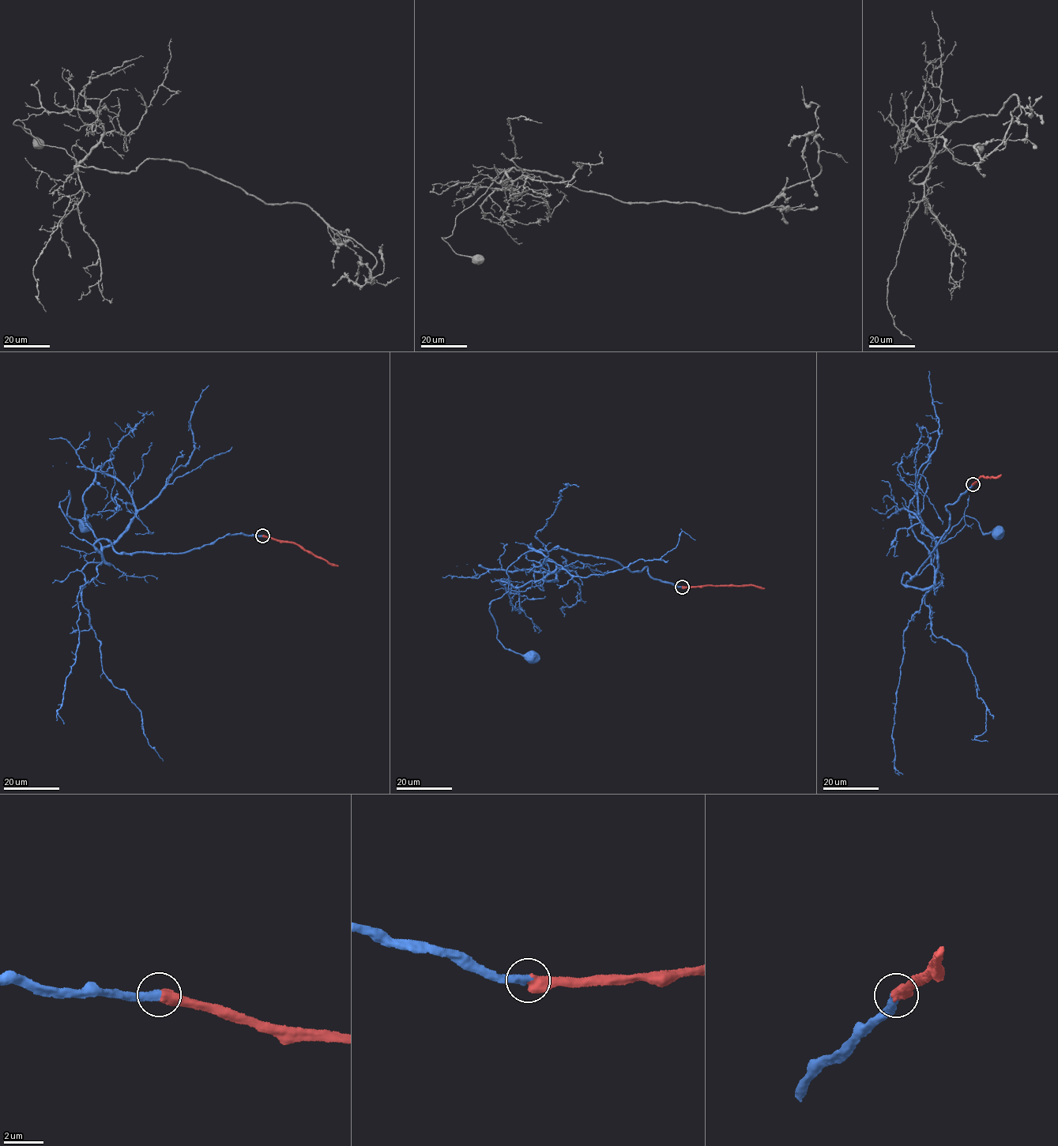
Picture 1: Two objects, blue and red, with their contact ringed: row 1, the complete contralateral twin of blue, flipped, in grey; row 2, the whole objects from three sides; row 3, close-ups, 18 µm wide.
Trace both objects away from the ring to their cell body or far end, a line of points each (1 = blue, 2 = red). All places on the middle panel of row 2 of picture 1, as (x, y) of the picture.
1: (682, 587), (647, 567), (630, 572), (528, 546), (489, 608), (498, 641), (528, 658)
2: (682, 587), (752, 585), (764, 589)

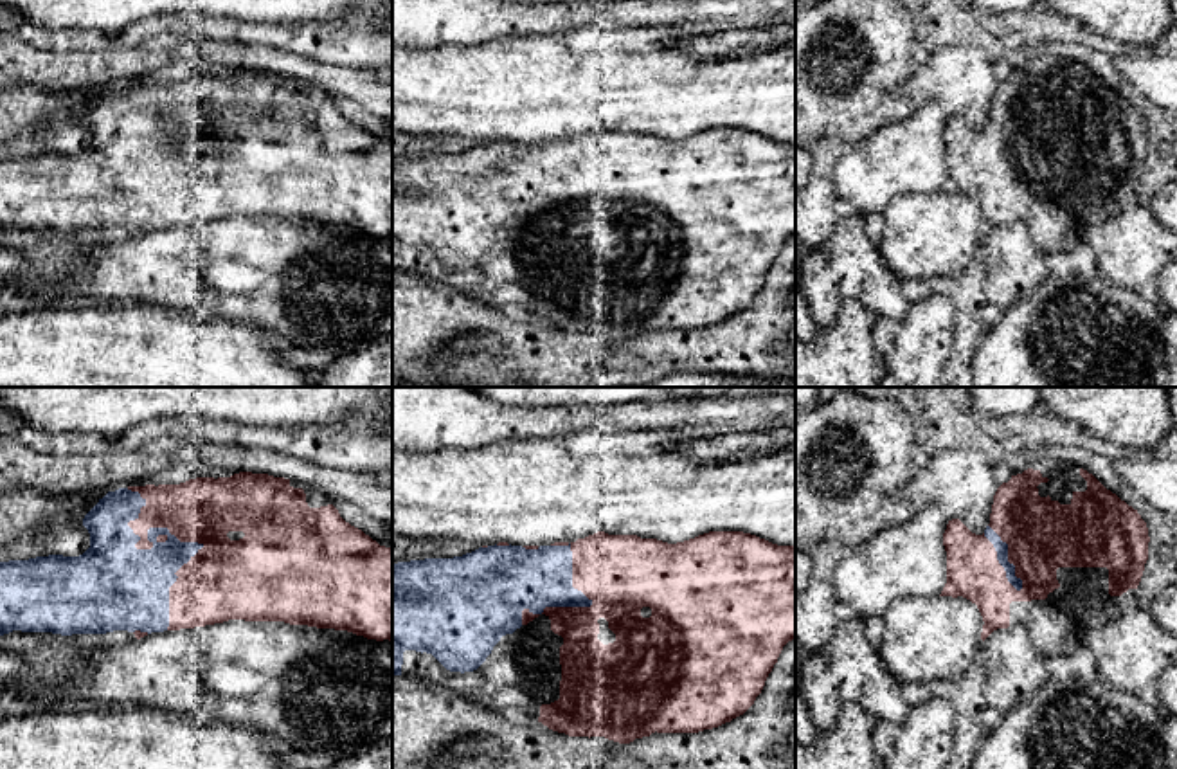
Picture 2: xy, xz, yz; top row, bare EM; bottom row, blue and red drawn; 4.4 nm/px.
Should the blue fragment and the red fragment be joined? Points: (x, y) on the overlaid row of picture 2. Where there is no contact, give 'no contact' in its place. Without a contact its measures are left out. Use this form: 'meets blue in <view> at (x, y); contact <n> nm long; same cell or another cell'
meets blue in xy at (173, 535); contact 650 nm long; same cell

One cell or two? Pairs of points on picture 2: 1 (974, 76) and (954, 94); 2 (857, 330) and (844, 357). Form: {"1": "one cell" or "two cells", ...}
{"1": "one cell", "2": "one cell"}

